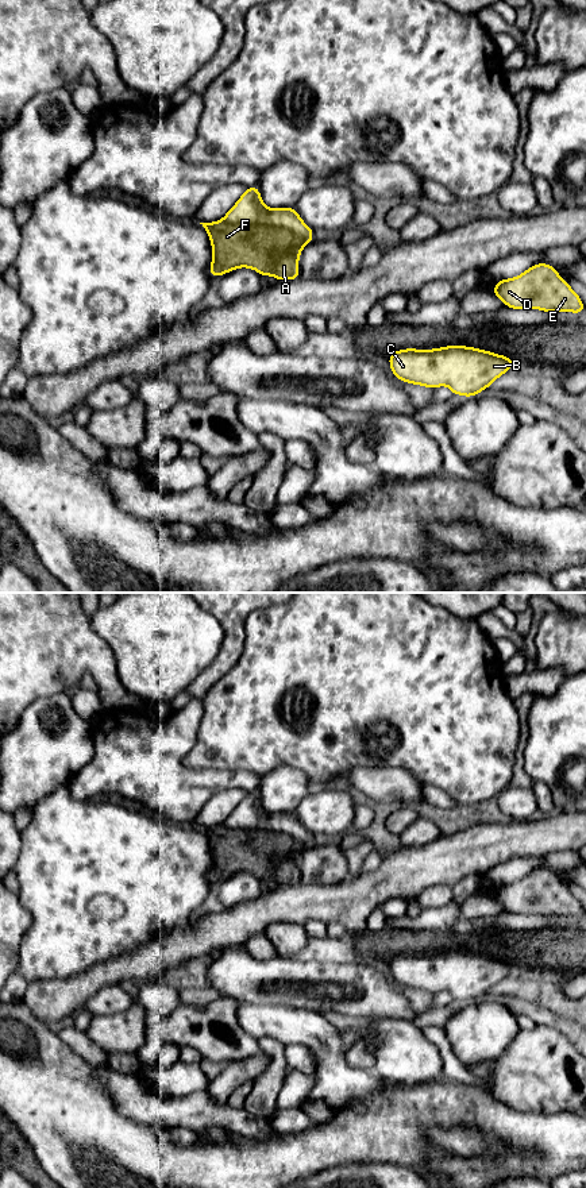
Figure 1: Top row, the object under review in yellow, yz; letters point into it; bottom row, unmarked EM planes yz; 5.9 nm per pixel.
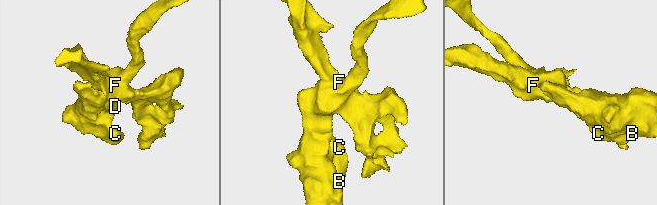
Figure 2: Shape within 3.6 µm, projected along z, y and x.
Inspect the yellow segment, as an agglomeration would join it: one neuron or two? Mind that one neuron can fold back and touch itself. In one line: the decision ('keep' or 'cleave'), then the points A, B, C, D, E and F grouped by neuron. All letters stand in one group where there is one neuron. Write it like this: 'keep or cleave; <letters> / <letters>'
cleave; A F / B C D E

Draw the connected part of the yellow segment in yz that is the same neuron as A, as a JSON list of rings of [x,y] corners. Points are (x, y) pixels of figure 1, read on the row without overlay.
[[[223,825],[200,829],[208,837],[213,853],[209,872],[212,882],[250,872],[262,882],[271,879],[275,884],[298,883],[298,863],[294,856],[309,846],[270,830],[228,829]]]

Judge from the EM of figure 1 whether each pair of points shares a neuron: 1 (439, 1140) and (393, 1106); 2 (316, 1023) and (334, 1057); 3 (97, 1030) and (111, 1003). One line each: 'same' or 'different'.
1: different
2: same
3: different

